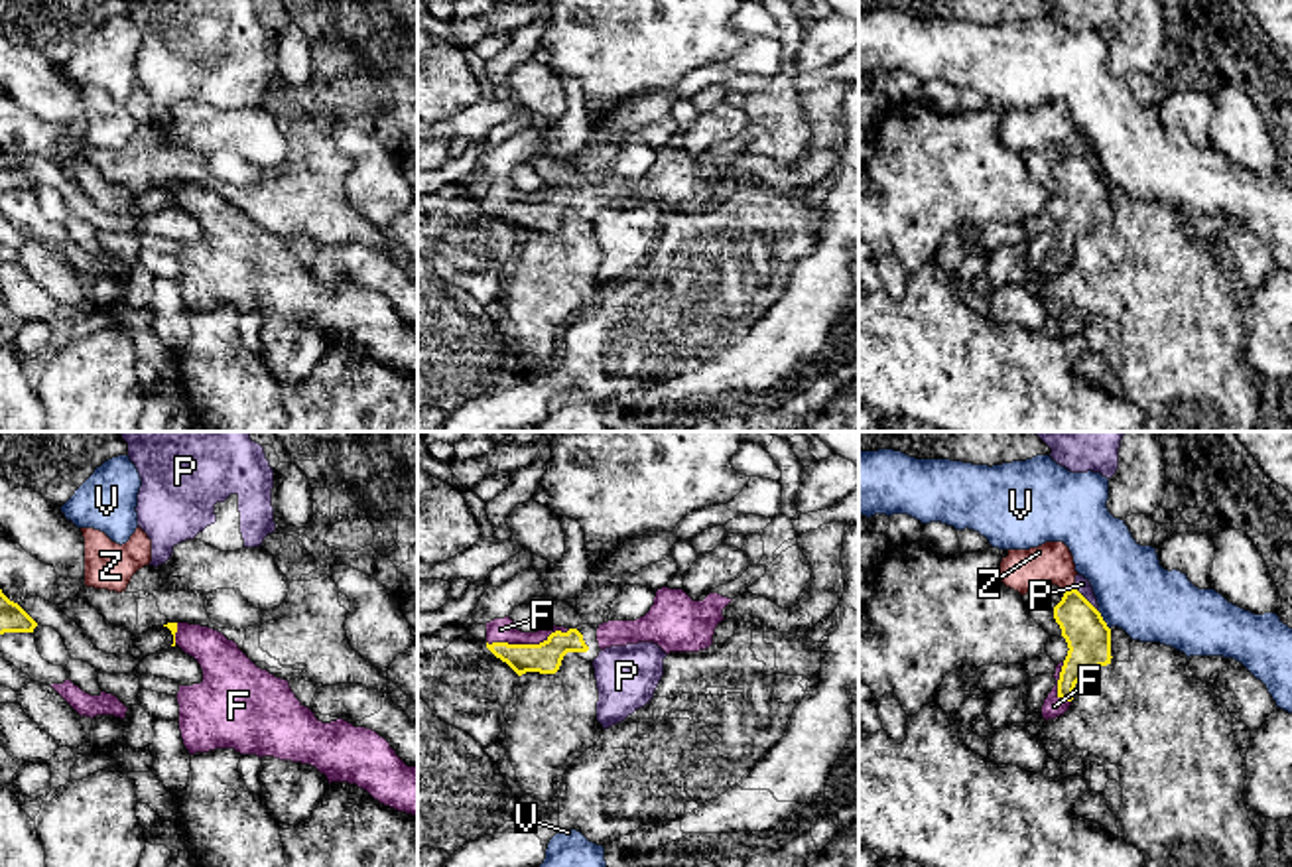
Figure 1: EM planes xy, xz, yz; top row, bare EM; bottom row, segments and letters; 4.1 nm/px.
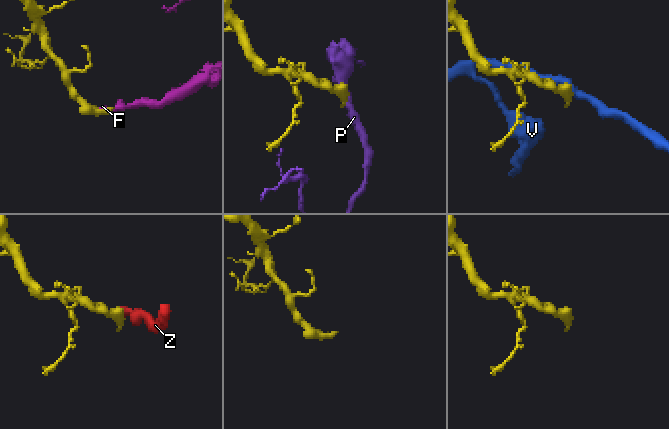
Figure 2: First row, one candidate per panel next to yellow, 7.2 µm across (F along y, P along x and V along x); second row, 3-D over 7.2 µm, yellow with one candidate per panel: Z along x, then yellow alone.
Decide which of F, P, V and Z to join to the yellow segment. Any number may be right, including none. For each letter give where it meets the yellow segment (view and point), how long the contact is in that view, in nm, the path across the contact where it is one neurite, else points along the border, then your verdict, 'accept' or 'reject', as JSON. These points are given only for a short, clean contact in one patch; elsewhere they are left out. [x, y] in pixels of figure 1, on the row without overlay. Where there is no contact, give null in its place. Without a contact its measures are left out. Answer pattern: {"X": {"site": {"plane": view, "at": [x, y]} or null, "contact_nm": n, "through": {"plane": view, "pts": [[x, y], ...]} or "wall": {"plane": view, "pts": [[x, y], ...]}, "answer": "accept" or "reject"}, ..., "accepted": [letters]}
{"F": {"site": {"plane": "xz", "at": [528, 203]}, "contact_nm": 340, "answer": "accept"}, "P": {"site": {"plane": "yz", "at": [1086, 158]}, "contact_nm": 140, "wall": {"plane": "yz", "pts": [[1074, 146], [1098, 170]]}, "answer": "reject"}, "V": {"site": {"plane": "yz", "at": [1103, 180]}, "contact_nm": 90, "wall": {"plane": "yz", "pts": [[1098, 170], [1109, 188]]}, "answer": "reject"}, "Z": {"site": {"plane": "yz", "at": [1070, 148]}, "contact_nm": 50, "answer": "reject"}, "accepted": ["F"]}

